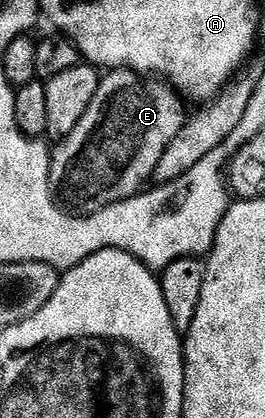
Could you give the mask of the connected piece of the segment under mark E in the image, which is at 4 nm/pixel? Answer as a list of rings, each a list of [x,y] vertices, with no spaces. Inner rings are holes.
[[[126,69],[108,70],[100,78],[97,97],[85,109],[85,117],[81,117],[77,129],[69,137],[58,140],[51,151],[51,185],[62,206],[75,213],[90,213],[140,194],[152,182],[161,153],[165,153],[169,141],[181,133],[189,118],[183,106],[179,92],[158,78]]]

